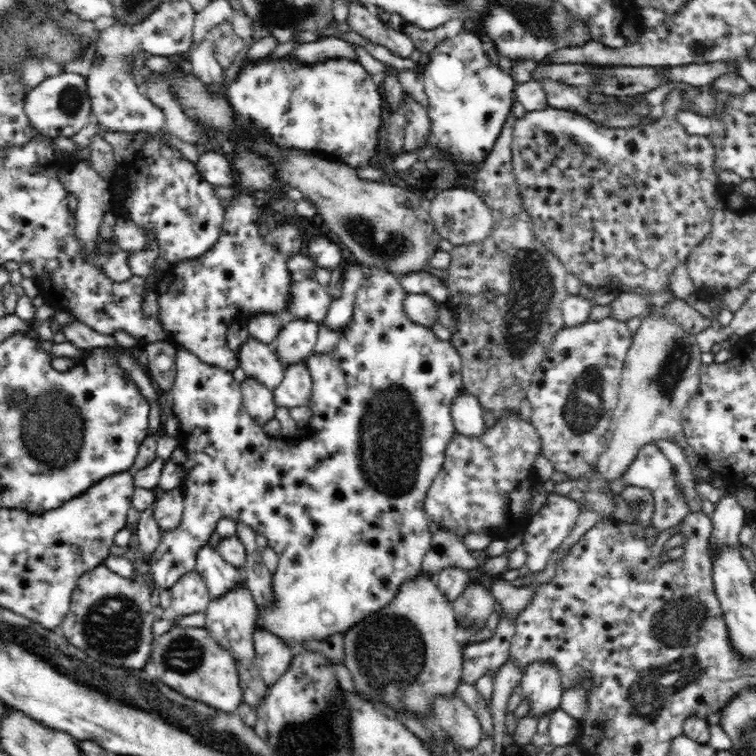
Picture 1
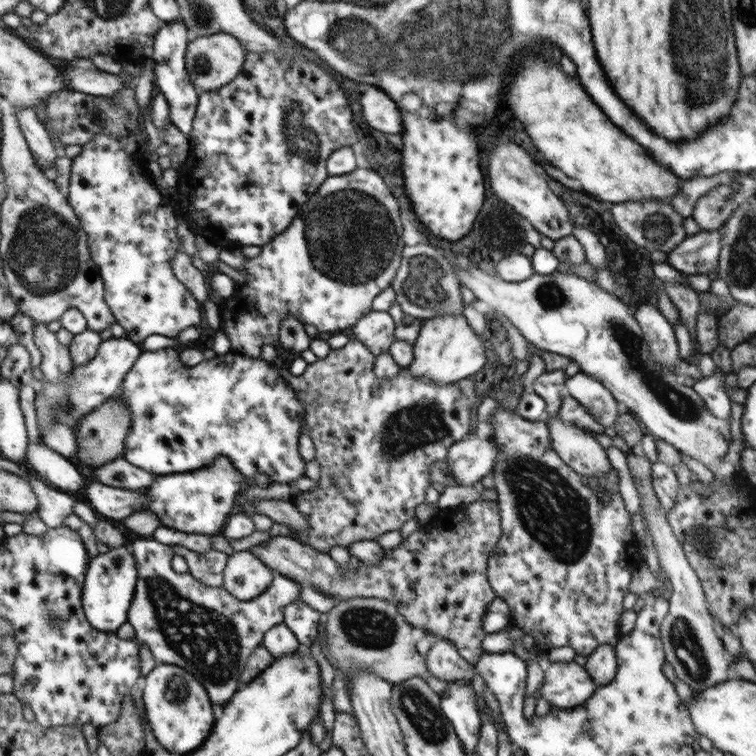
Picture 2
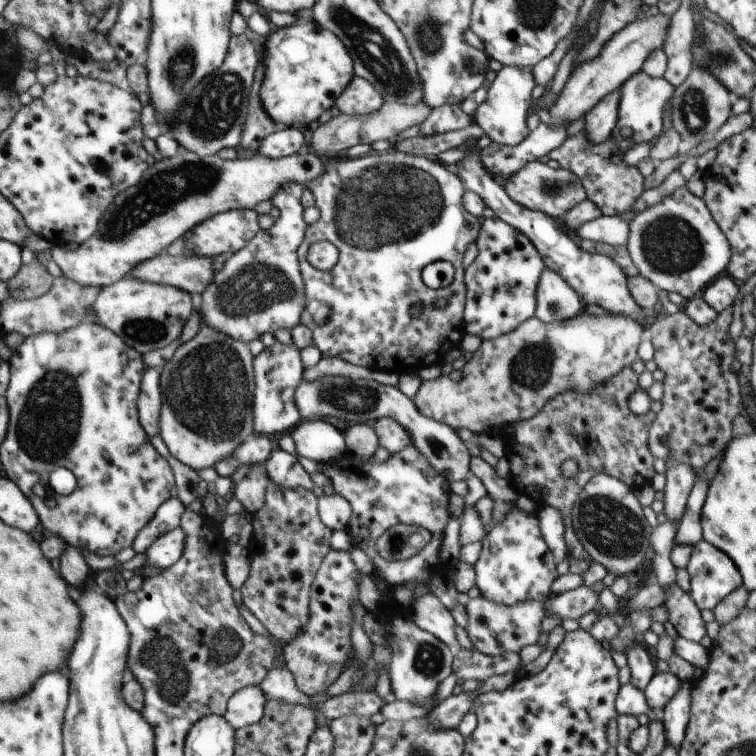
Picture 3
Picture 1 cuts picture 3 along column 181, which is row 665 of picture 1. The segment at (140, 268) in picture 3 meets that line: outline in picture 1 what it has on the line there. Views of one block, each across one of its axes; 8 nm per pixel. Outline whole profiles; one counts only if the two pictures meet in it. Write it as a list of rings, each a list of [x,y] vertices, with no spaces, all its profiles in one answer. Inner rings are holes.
[[[255,630],[253,642],[256,666],[269,687],[287,671],[297,651],[288,648],[275,634],[268,631]]]

